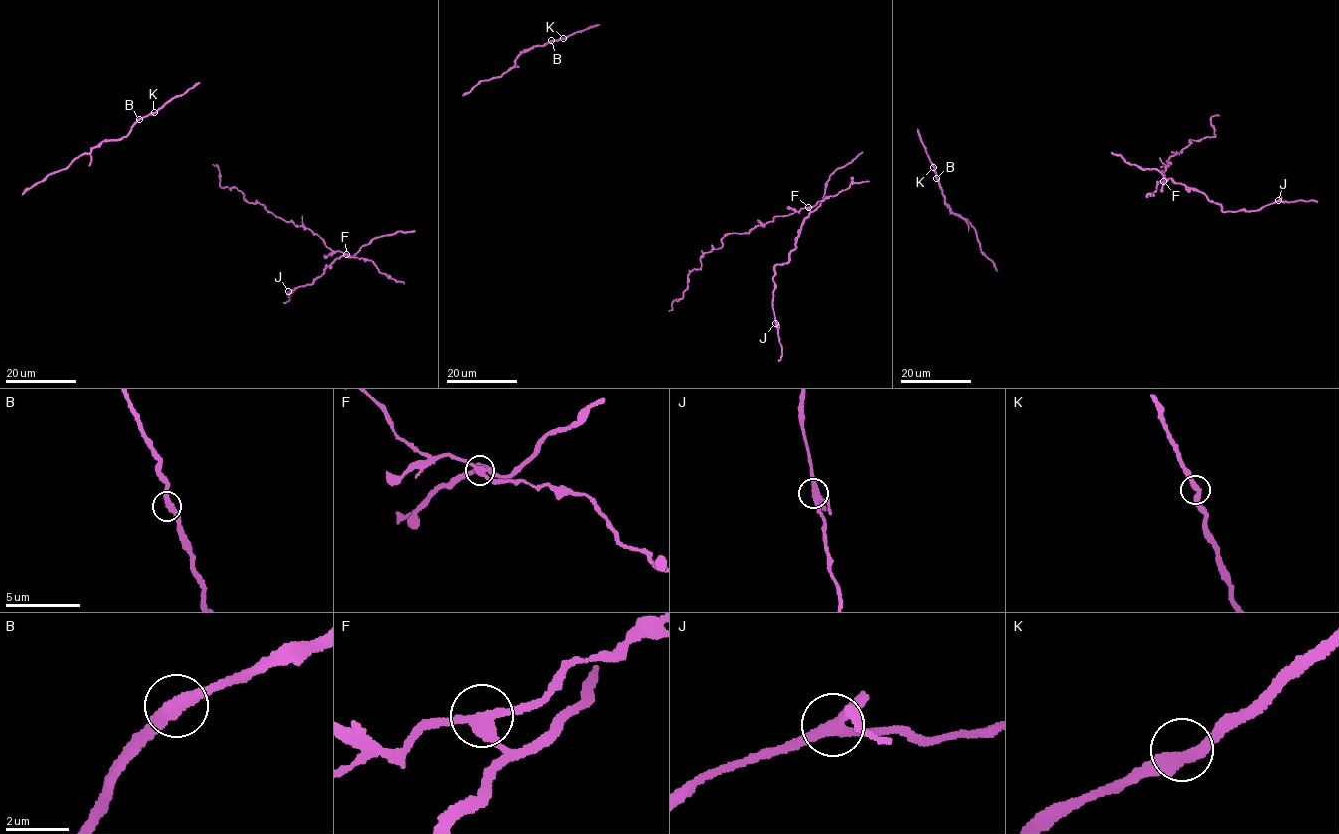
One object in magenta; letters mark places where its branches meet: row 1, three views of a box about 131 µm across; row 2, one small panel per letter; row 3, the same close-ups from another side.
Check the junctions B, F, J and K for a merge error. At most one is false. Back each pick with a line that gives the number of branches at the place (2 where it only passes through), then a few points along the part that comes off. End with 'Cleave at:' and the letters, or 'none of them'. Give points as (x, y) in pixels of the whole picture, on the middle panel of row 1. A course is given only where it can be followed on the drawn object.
F: Branches: 3. Course of the part to remove: (808, 207), (775, 216), (747, 233), (727, 234), (722, 246), (701, 257), (683, 296), (668, 311)
Cleave at: F

